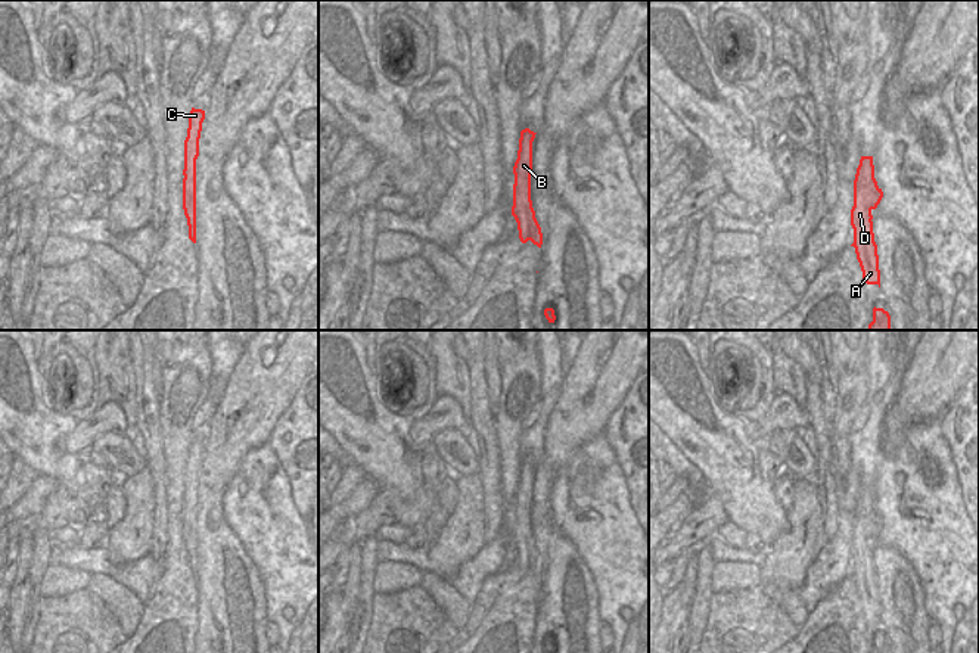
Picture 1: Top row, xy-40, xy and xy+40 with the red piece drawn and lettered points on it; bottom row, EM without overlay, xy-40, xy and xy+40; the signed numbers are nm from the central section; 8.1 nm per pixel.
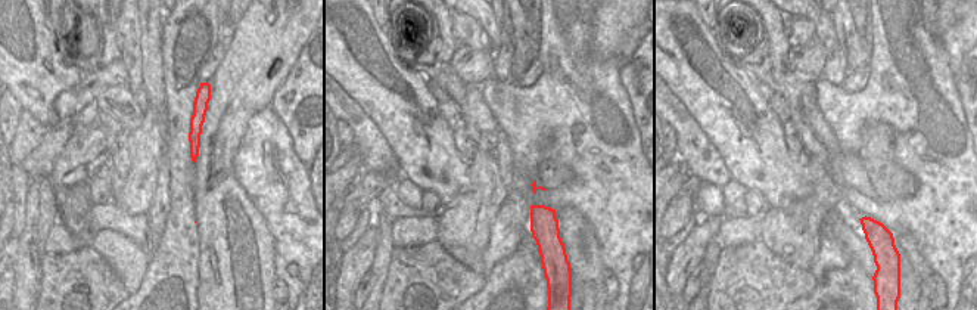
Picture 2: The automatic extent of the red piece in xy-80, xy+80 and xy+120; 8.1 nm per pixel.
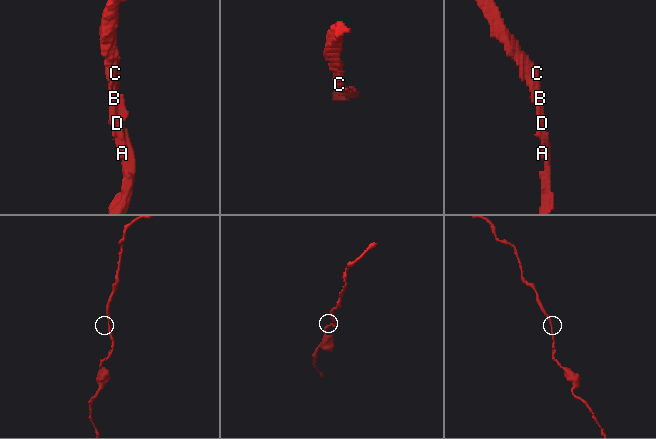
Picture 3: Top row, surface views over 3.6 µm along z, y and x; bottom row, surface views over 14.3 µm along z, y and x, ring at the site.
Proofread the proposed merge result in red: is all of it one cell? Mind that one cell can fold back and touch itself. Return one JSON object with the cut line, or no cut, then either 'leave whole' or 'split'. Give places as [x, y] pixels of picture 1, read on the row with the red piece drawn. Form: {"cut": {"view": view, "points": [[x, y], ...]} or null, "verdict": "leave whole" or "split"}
{"cut": null, "verdict": "leave whole"}

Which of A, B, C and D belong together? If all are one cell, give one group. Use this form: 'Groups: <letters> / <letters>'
Groups: A B C D.

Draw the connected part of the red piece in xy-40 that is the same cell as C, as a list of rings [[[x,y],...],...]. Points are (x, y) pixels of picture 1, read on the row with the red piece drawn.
[[[192,108],[184,140],[183,209],[189,226],[189,239],[196,243],[196,159],[205,111]]]

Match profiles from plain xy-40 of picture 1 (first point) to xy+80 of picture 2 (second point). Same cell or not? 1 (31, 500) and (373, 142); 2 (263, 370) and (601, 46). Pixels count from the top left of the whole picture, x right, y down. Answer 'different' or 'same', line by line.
1: different
2: same

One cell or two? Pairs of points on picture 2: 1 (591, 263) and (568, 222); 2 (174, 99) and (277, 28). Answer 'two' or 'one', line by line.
1: one
2: two

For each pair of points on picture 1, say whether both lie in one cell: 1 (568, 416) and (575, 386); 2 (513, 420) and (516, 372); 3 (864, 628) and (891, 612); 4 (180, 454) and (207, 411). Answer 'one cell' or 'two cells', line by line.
1: one cell
2: one cell
3: two cells
4: two cells

